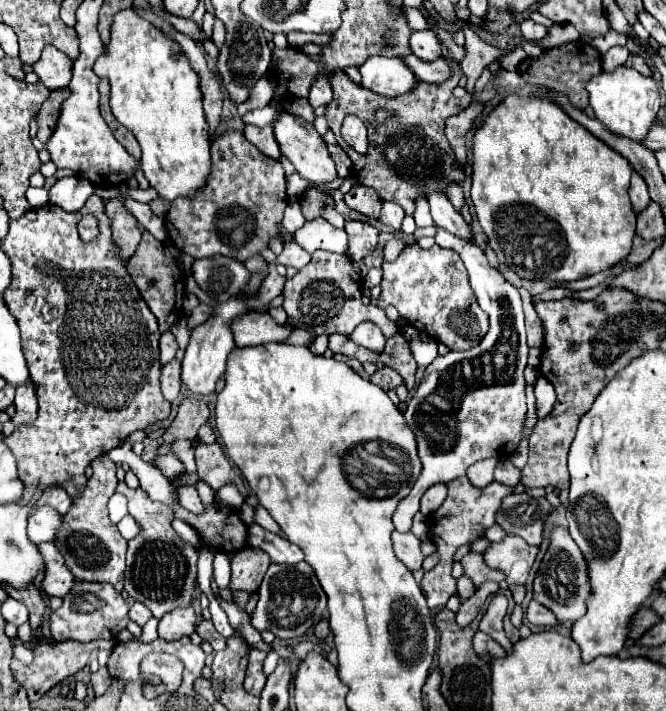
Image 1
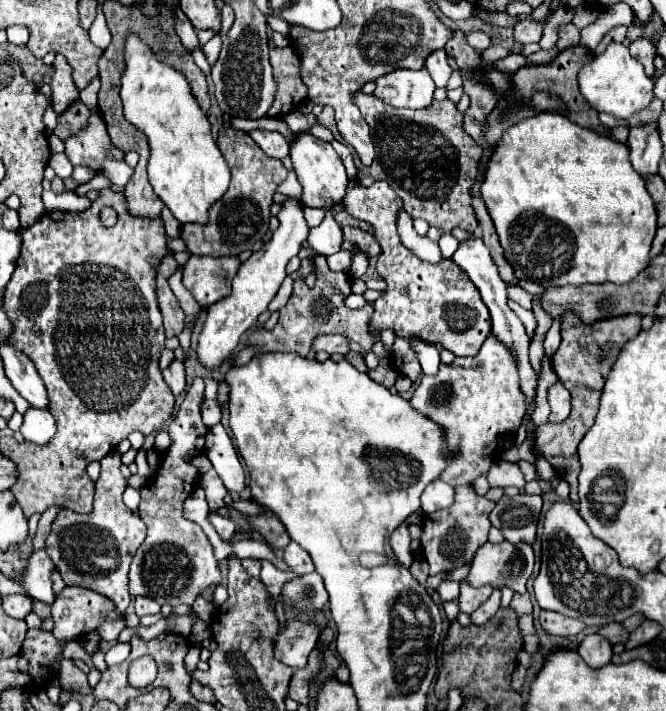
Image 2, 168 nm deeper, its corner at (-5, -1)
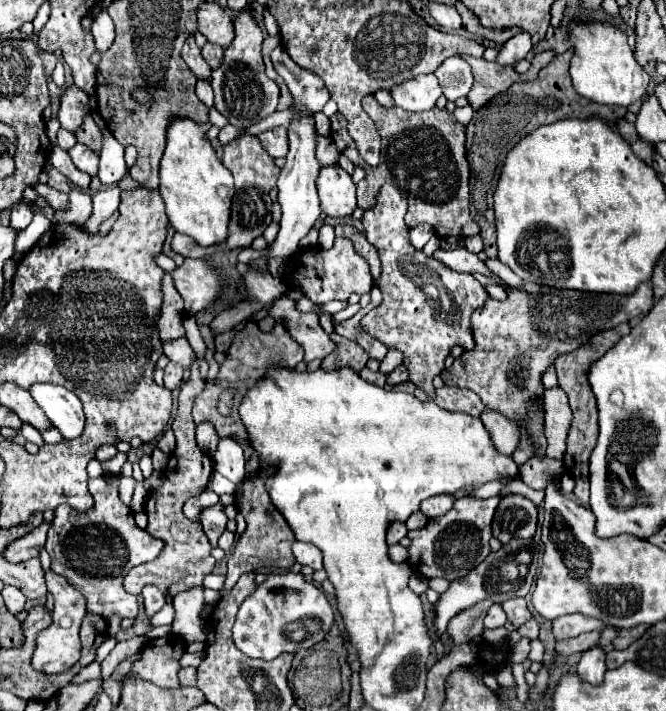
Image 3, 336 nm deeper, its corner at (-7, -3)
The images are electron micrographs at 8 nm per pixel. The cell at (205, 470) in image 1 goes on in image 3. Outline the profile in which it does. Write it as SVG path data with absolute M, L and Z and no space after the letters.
M222 502L206 508L206 510L200 514L200 520L202 520L202 528L204 528L210 544L216 546L216 544L218 544L218 538L220 538L220 534L224 532L224 528L226 528L228 522L228 518L226 514L224 514Z

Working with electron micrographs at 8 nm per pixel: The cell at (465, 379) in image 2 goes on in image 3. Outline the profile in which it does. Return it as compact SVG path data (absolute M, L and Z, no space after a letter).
M450 384L436 388L432 396L426 394L422 388L416 388L414 396L420 402L434 402L448 412L464 412L474 418L480 418L482 412L488 410L488 406L482 402L482 398L478 394L474 394L470 388L458 388L458 386L450 386Z

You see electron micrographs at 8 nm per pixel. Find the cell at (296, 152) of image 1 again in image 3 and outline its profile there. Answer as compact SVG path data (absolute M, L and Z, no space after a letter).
M322 166L316 180L322 212L332 218L350 216L356 208L356 186L352 176L338 166Z

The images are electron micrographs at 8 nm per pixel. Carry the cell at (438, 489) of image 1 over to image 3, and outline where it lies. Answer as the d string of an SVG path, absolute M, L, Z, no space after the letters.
M442 494L442 496L432 496L428 500L424 500L420 504L420 510L428 516L428 518L436 518L436 516L442 516L446 514L452 506L454 506L454 496L452 494Z

